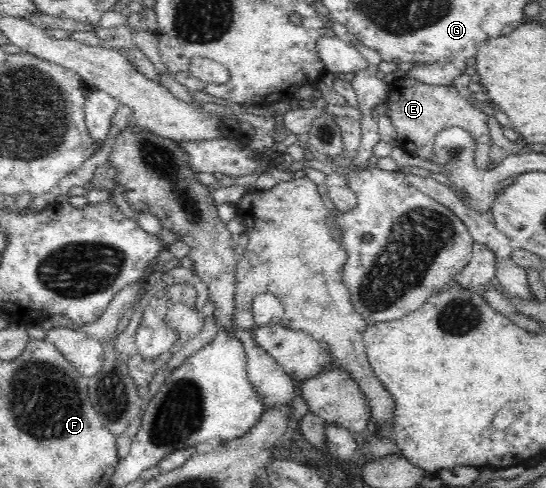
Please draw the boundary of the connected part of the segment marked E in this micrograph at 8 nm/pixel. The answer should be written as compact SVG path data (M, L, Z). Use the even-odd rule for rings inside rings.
M406 76L390 85L386 98L388 106L386 115L389 116L397 132L400 146L409 153L420 158L431 160L433 156L433 140L441 130L451 126L460 126L472 133L475 138L474 163L478 168L491 167L490 146L492 138L488 130L488 114L478 109L472 100L462 97L454 85L435 86L419 82Z

